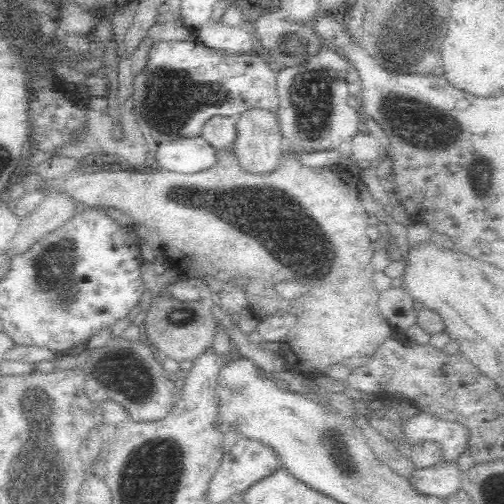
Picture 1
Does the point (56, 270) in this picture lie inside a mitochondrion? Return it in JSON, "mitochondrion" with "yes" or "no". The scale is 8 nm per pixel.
{"mitochondrion":"yes"}

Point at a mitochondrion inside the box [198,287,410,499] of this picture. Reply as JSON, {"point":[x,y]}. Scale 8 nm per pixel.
{"point":[337,453]}

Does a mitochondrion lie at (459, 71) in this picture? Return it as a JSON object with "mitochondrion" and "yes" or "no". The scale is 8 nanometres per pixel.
{"mitochondrion":"no"}

